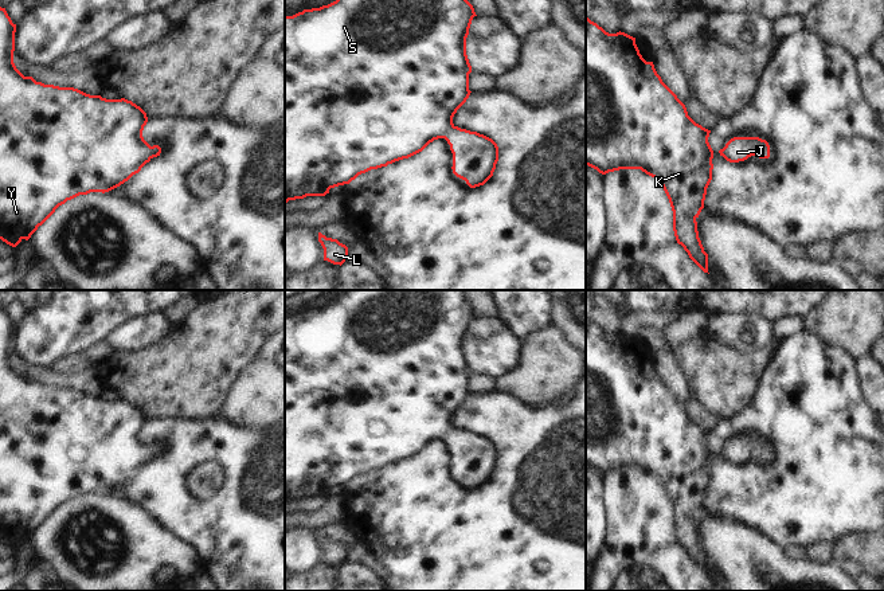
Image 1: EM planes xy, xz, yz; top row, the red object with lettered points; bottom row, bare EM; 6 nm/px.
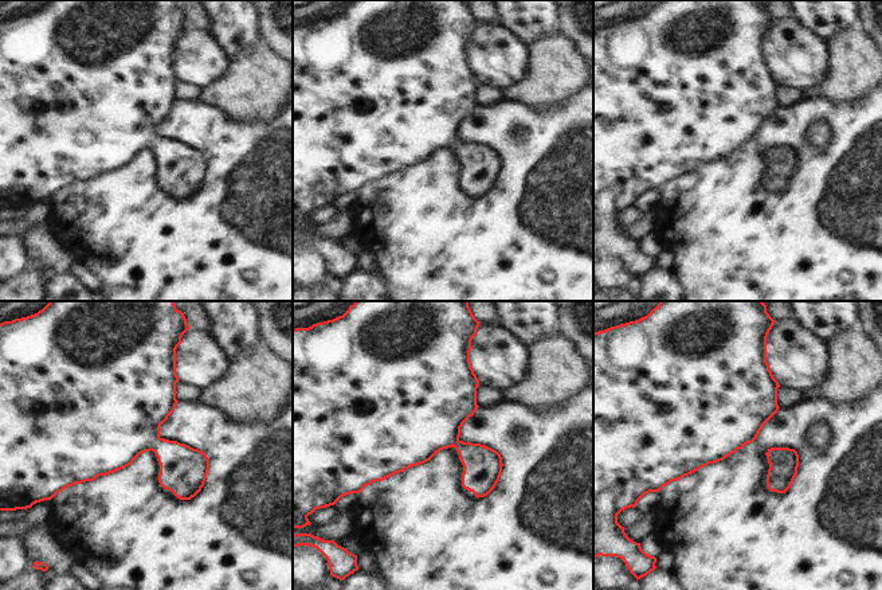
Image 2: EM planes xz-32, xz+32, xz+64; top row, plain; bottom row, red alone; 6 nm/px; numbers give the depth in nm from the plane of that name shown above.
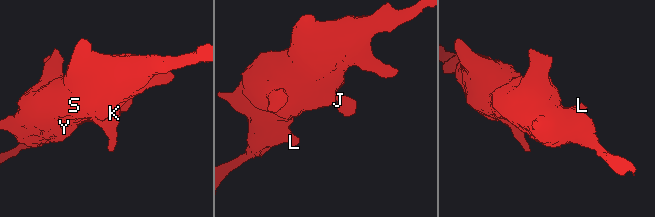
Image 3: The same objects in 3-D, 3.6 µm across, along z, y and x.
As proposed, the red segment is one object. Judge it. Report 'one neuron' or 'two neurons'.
one neuron

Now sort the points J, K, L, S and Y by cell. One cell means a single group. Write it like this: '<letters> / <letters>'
J K L S Y

